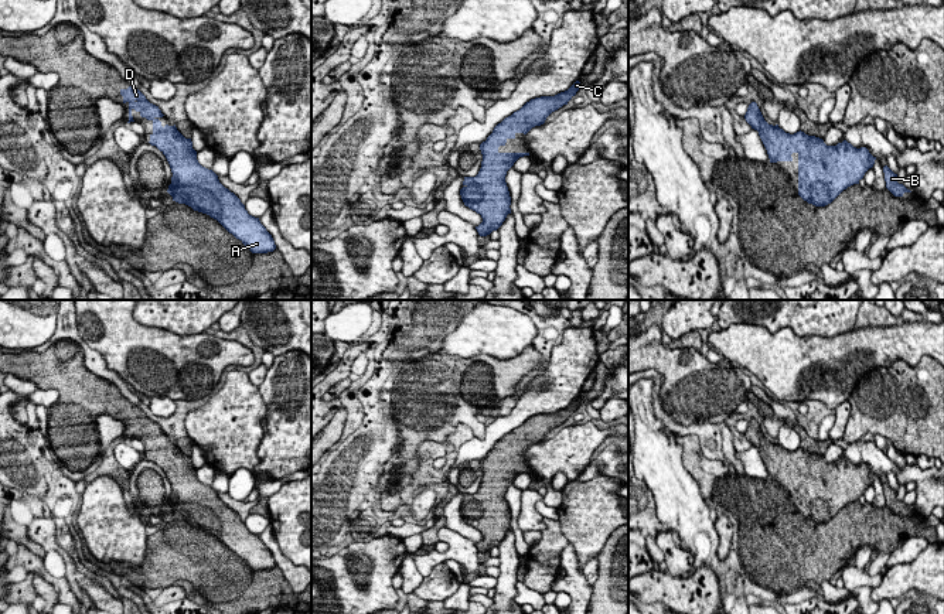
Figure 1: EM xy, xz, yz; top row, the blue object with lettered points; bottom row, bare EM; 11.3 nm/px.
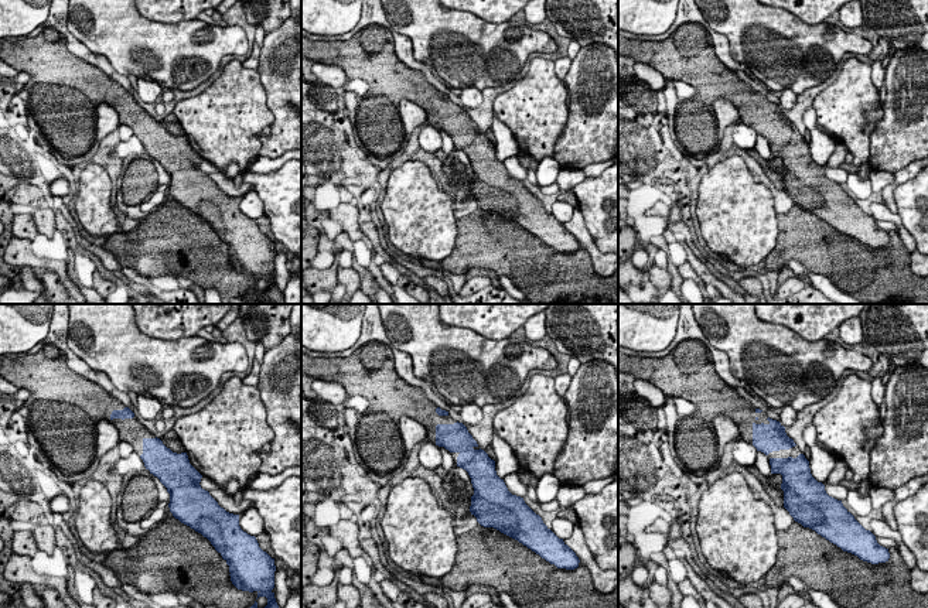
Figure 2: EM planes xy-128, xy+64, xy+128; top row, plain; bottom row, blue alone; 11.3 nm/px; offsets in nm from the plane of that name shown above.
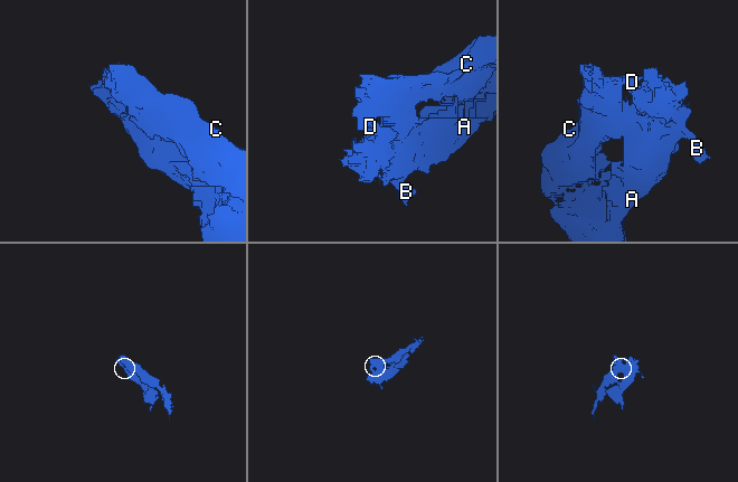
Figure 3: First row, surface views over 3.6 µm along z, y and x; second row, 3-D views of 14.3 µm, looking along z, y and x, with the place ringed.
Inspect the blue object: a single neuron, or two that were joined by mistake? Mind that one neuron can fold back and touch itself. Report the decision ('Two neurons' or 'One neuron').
One neuron

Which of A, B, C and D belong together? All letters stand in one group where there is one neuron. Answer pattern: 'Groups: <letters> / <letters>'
Groups: A B C D

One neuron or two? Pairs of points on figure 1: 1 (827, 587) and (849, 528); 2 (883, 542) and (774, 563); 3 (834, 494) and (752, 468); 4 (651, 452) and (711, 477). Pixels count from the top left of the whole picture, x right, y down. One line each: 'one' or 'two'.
1: two
2: one
3: two
4: two

